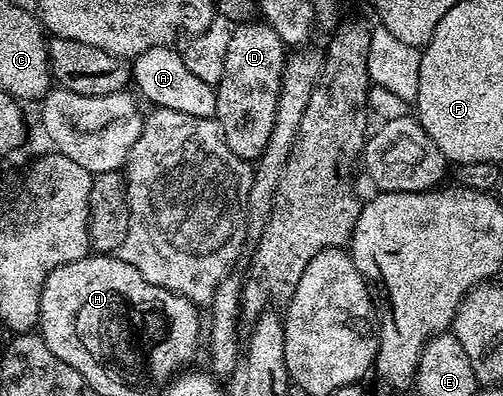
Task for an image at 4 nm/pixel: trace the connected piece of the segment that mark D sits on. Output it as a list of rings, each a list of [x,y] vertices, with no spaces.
[[[244,22],[232,27],[229,38],[229,51],[225,54],[225,74],[221,74],[221,82],[215,88],[217,98],[217,110],[215,116],[225,142],[233,154],[241,159],[254,162],[260,154],[269,146],[269,136],[273,134],[273,120],[277,114],[277,98],[281,90],[281,78],[283,68],[287,65],[289,55],[277,30],[273,30],[266,22]]]

